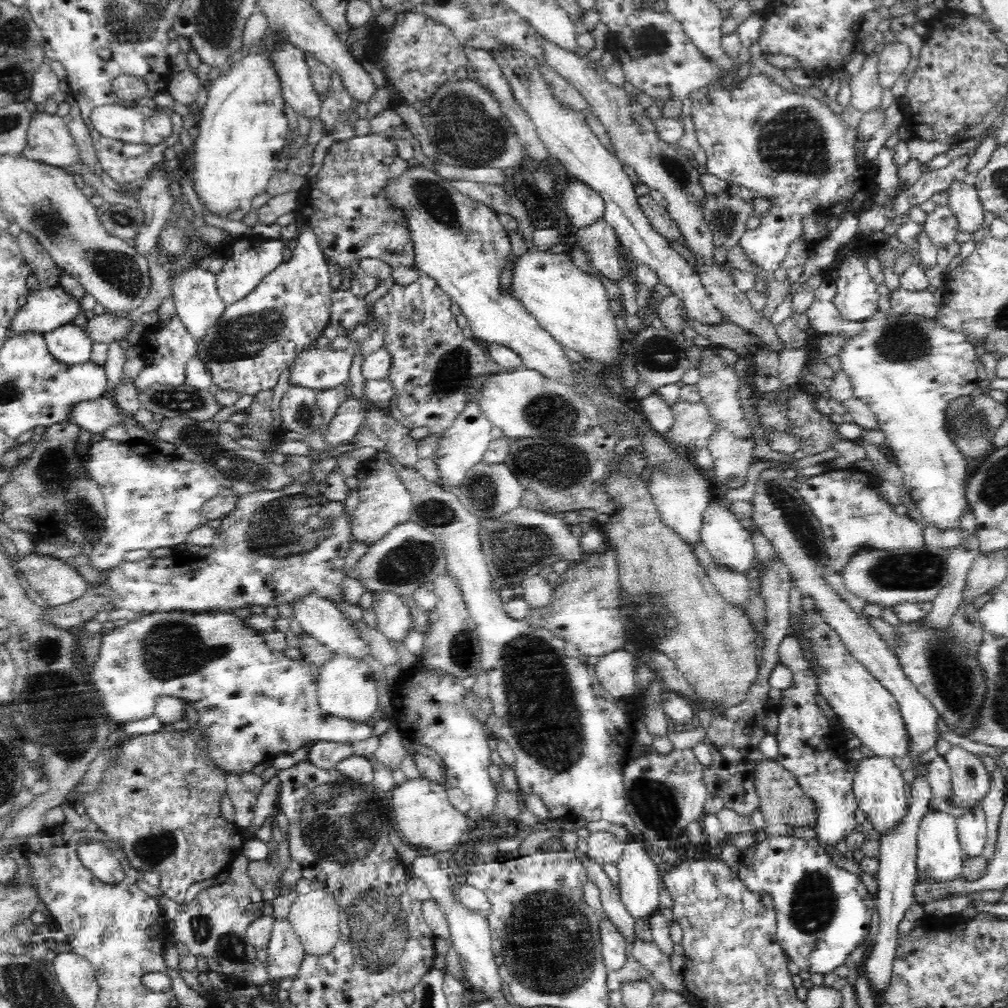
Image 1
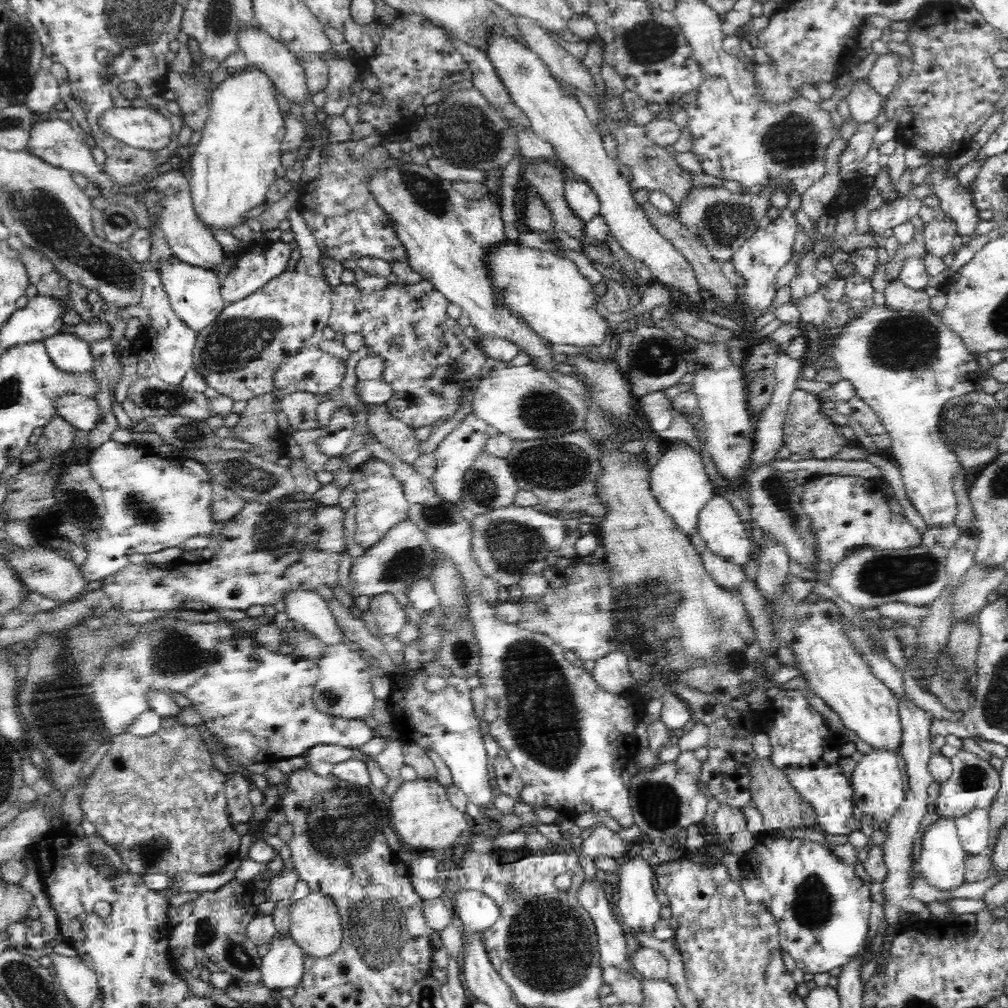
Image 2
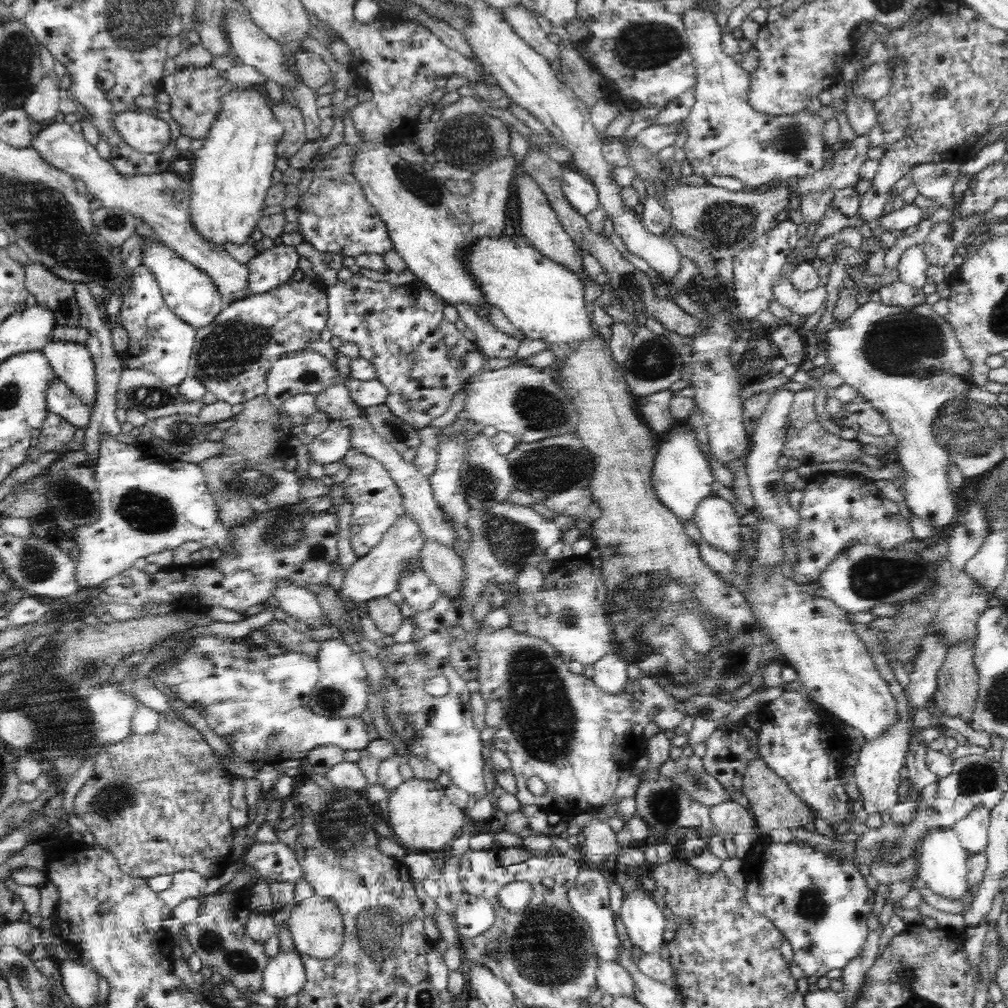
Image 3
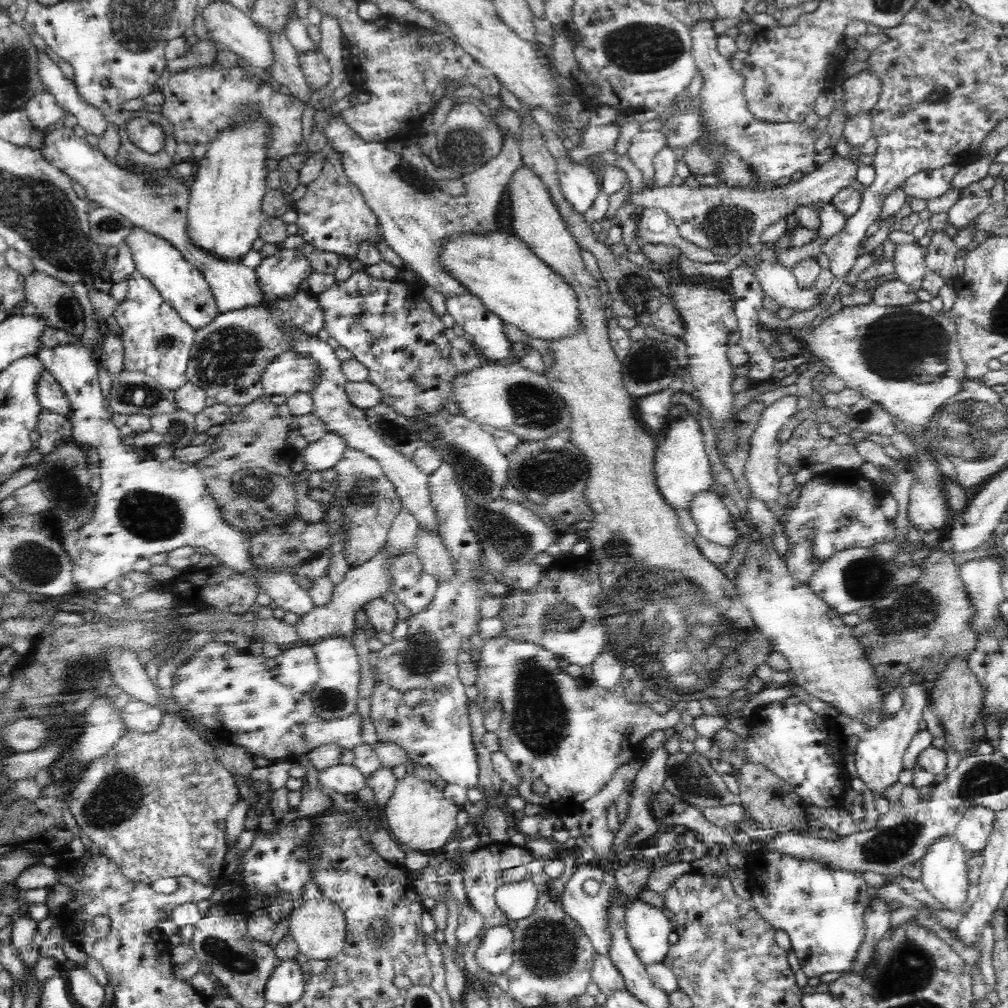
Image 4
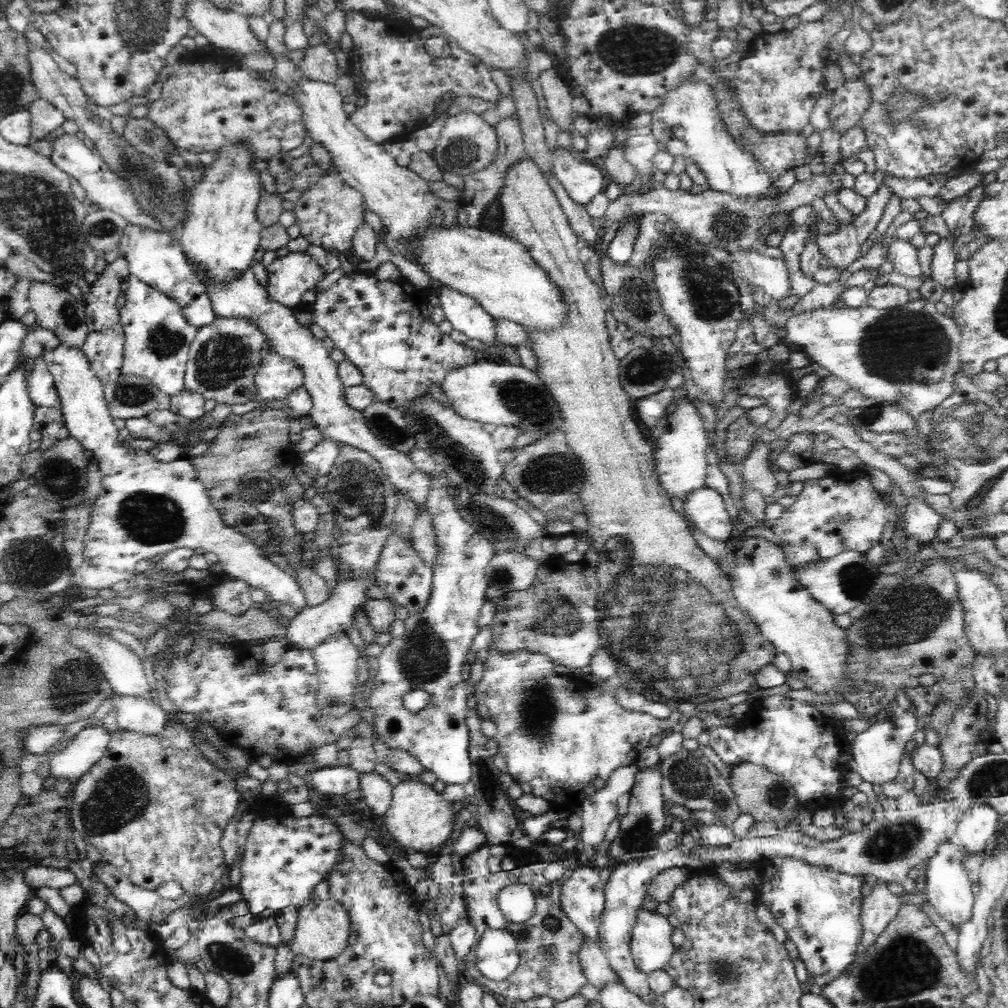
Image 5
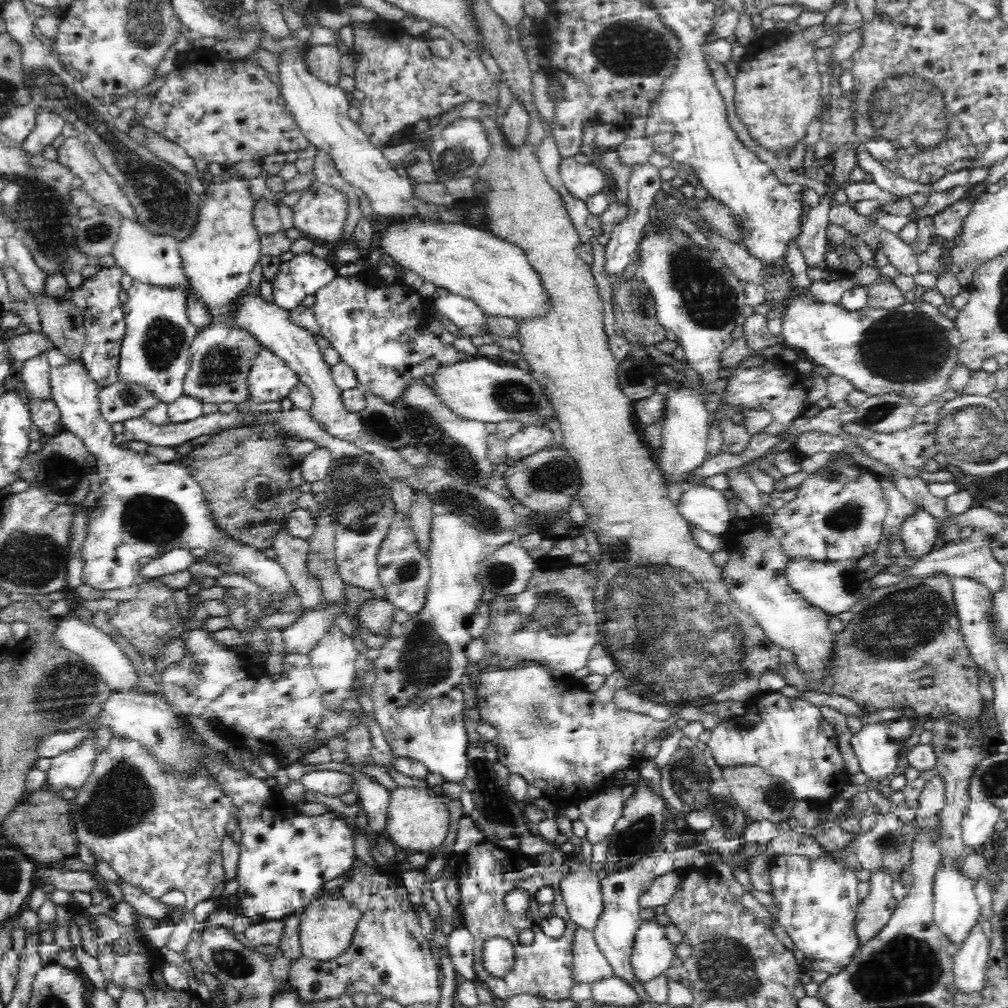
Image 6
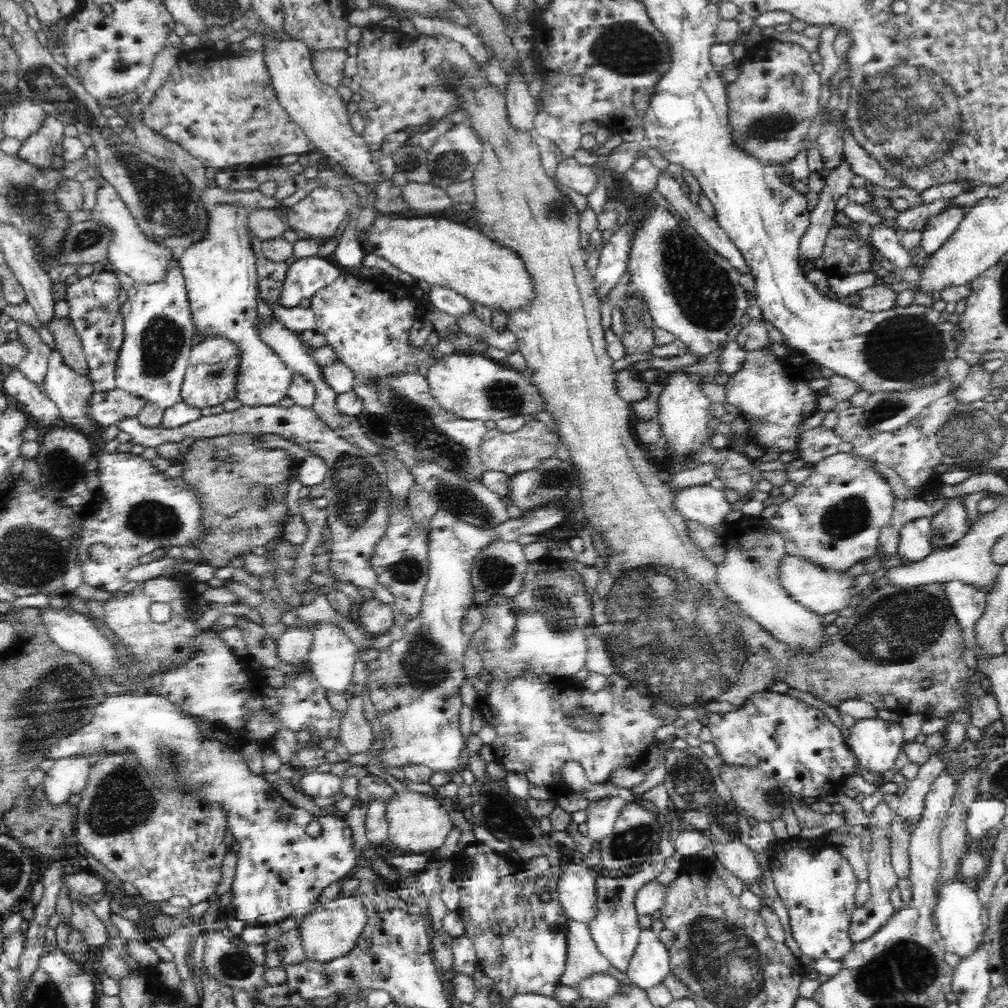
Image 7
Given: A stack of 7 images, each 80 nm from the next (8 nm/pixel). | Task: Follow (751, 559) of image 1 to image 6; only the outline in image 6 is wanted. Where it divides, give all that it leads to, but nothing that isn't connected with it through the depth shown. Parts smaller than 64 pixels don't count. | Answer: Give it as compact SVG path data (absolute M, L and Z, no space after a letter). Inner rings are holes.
M705 485L685 489L677 509L694 527L722 538L730 531L733 508L722 491Z

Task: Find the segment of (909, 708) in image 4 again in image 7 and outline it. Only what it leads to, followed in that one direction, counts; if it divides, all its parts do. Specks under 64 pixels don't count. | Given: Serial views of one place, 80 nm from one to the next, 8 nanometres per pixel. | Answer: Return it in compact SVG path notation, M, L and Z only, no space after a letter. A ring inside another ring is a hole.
M876 717L858 720L849 729L850 751L858 756L864 769L876 775L884 775L894 768L905 742L901 724L886 724Z

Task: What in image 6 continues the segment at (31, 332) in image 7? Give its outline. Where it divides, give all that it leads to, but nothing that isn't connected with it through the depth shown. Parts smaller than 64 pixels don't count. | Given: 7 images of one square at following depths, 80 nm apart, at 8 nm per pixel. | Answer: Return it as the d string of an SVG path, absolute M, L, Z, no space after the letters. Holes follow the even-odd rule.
M47 352L16 365L15 374L22 380L28 397L40 401L51 400L50 365Z

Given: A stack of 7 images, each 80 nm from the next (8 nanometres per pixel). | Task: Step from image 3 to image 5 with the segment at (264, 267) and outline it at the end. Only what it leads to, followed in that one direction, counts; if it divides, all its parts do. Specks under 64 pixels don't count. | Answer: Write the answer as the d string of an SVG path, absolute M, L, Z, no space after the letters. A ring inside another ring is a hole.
M291 251L286 256L277 256L266 268L266 274L270 299L290 309L302 303L302 295L308 290L315 291L316 285L328 275L312 256Z

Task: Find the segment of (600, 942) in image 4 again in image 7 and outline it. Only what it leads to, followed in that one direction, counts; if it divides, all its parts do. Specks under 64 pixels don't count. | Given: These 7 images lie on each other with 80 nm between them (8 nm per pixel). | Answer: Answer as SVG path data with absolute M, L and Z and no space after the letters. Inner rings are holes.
M570 863L557 878L558 900L568 918L588 924L596 907L596 869Z

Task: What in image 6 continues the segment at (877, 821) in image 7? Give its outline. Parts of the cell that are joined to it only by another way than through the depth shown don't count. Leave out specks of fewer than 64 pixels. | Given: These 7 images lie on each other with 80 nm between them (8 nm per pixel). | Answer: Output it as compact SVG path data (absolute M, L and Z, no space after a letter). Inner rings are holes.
M879 869L871 873L869 893L861 900L856 910L856 935L859 944L872 940L894 914L899 902L892 895L891 886L894 877L888 869Z

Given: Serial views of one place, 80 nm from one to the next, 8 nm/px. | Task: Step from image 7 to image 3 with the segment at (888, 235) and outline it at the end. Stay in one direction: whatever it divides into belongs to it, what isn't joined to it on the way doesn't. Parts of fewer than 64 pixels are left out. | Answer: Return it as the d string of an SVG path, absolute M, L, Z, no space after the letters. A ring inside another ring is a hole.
M922 245L908 248L900 258L898 266L899 279L912 288L921 289L927 283L926 277L929 261Z

